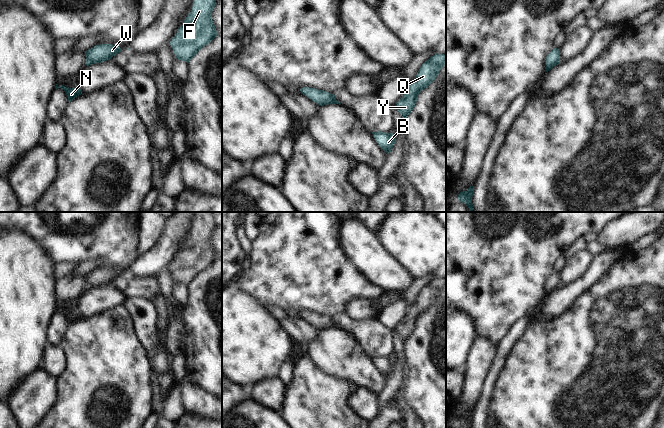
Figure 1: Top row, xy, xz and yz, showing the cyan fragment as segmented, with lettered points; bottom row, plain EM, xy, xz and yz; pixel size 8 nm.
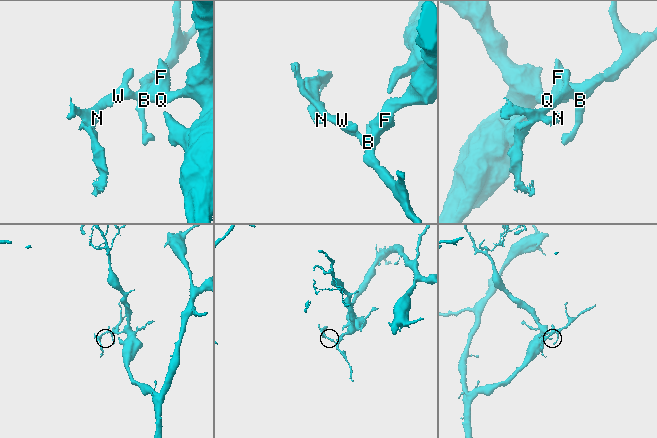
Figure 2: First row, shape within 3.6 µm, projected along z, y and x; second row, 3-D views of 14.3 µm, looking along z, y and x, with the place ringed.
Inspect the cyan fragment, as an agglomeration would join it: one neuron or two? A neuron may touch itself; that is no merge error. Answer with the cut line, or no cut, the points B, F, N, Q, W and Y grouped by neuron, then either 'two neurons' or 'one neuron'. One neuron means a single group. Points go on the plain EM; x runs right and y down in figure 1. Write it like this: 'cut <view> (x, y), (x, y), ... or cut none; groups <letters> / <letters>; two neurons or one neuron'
cut none; groups B F N Q W Y; one neuron

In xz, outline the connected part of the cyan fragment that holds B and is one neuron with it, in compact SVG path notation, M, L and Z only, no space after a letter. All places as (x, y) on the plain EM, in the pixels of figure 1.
M382 355L372 356L375 365L388 378L391 376L396 362L393 357L386 357Z

